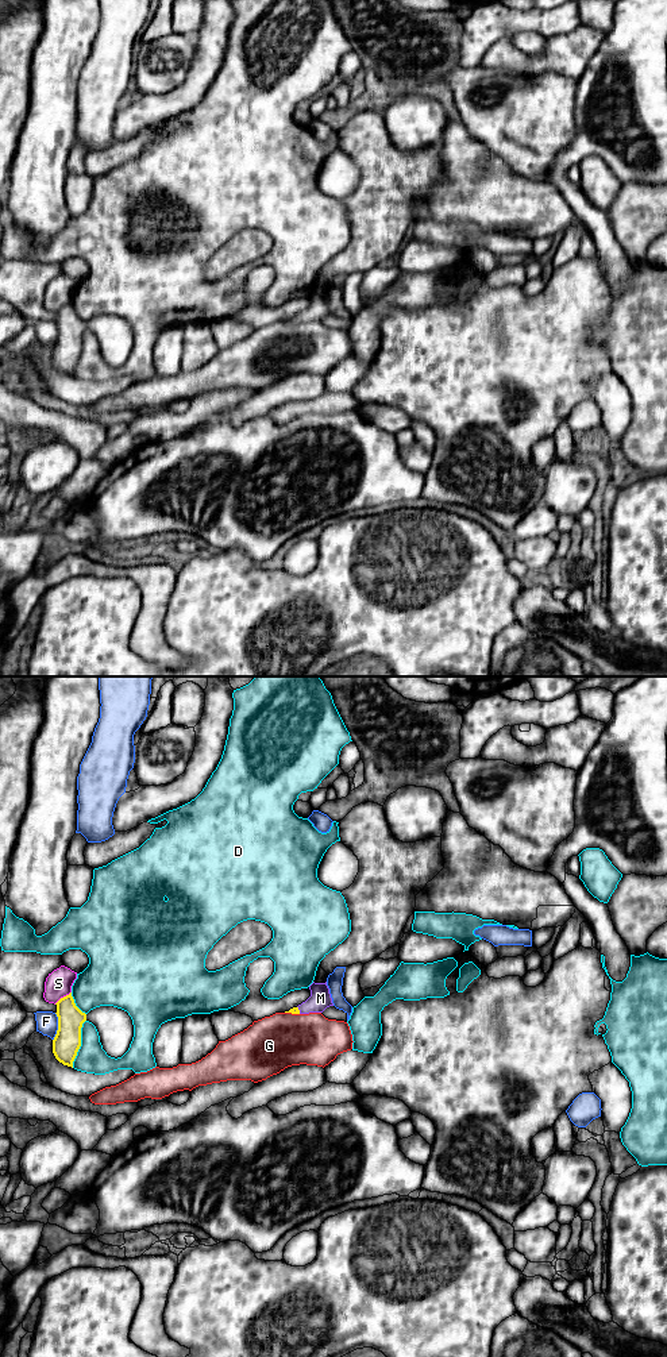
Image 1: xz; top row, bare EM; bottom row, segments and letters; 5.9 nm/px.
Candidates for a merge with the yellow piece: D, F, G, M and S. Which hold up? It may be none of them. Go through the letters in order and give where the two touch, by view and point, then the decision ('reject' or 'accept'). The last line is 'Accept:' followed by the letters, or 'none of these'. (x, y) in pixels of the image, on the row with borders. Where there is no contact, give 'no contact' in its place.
D: meets yellow in xz at (80, 1044); reject
F: meets yellow in xz at (58, 1026); reject
G: meets yellow in xz at (292, 1013); reject
M: meets yellow in xz at (299, 1010); accept
S: meets yellow in xz at (64, 997); reject
Accept: M

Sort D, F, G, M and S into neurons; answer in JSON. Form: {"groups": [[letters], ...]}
{"groups": [["D"], ["F"], ["G"], ["M"], ["S"]]}

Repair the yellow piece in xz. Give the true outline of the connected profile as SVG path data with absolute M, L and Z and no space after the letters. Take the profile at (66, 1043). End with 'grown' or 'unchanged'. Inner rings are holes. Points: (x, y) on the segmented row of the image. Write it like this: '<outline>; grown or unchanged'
M72 992L55 1005L58 1030L53 1040L53 1053L59 1063L73 1068L73 1061L81 1046L81 1028L86 1021L86 1014L76 1006Z; unchanged

